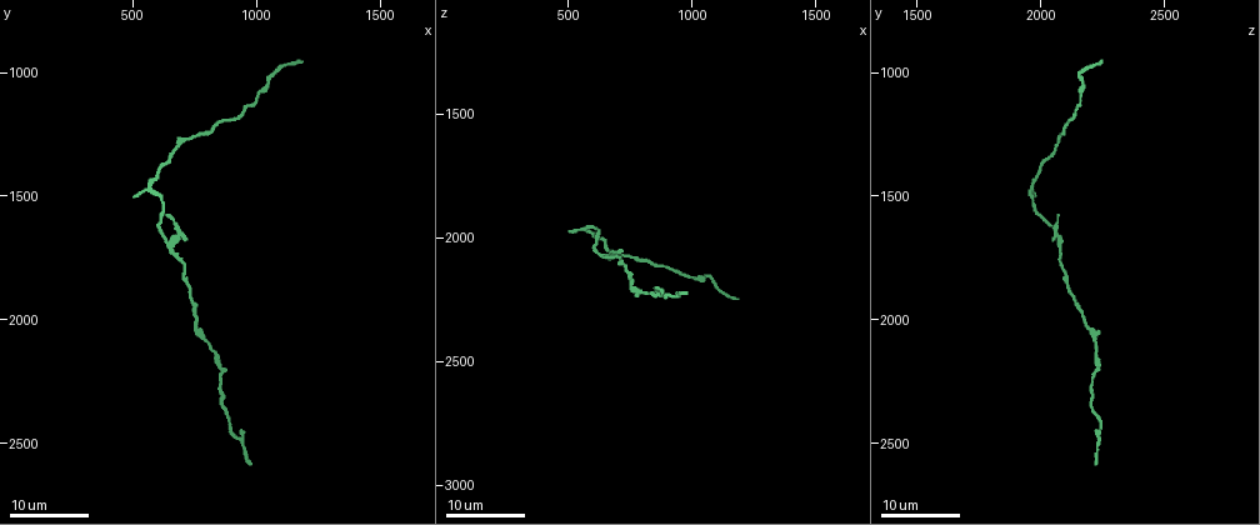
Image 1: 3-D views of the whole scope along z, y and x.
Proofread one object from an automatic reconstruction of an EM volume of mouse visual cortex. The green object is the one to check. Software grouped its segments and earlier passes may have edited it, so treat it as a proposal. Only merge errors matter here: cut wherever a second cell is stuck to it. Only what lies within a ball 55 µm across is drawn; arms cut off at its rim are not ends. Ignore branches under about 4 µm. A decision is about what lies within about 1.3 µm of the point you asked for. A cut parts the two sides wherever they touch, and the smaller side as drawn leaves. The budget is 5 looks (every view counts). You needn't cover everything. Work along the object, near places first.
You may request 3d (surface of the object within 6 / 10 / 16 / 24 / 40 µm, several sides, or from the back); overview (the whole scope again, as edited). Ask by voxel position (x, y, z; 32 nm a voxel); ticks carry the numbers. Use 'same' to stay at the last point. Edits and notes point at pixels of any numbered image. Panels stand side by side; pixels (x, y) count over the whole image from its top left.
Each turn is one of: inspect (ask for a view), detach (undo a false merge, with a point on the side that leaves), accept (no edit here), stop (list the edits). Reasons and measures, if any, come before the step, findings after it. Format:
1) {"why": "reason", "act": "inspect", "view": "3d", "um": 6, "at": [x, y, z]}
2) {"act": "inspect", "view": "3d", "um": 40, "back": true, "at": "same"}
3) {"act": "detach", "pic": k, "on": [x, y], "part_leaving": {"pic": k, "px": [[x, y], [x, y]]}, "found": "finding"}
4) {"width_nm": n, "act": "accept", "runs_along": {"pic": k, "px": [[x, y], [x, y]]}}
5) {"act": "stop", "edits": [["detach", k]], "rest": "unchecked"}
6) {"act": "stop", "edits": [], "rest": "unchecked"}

{"why": "sudden change in width", "act": "inspect", "view": "3d", "um": 16, "at": [1020, 1070, 2160]}

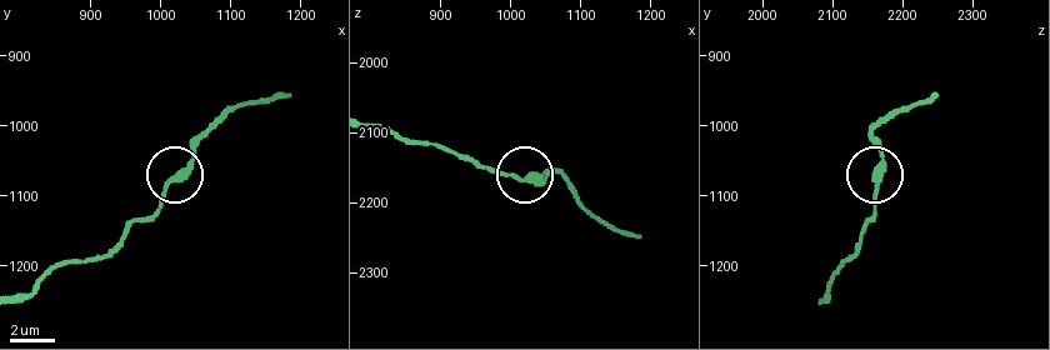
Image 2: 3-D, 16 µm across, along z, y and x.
{"act": "inspect", "view": "3d", "um": 6, "at": [1015, 1080, 2170]}

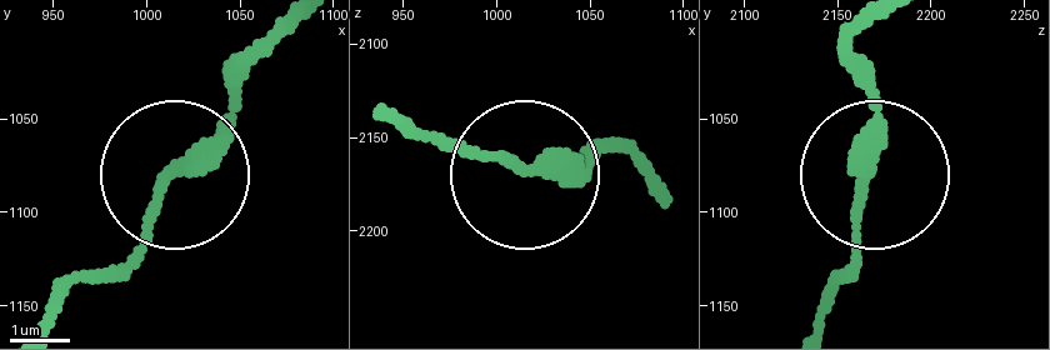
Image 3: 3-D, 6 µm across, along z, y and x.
{"act": "accept", "runs_along": {"pic": 3, "px": [[385, 118], [534, 168], [634, 153]]}, "found": "continuous, no second cell"}

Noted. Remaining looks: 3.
{"act": "inspect", "view": "3d", "um": 16, "at": [750, 1250, 2080]}

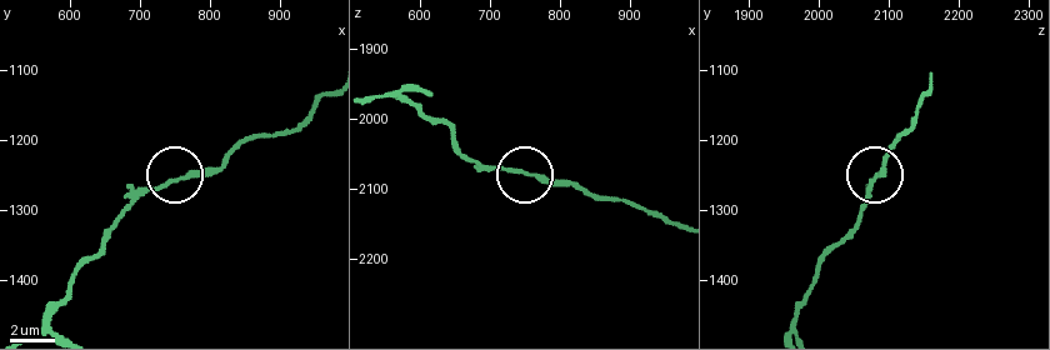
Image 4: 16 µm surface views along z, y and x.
{"act": "inspect", "view": "3d", "um": 10, "at": [760, 1255, 2080]}

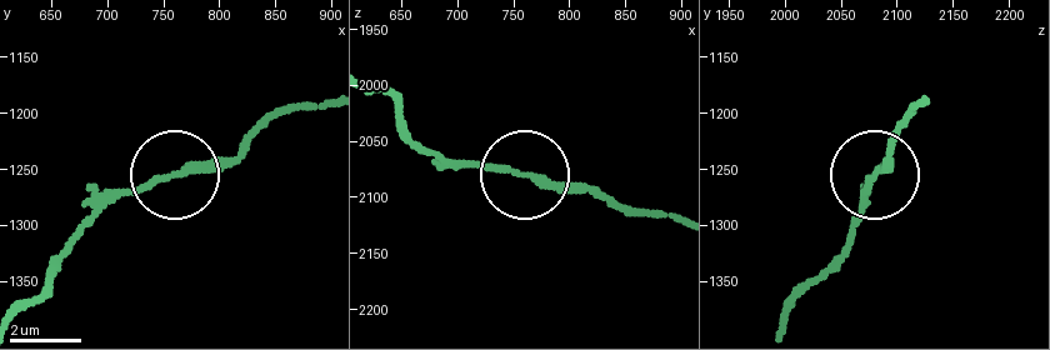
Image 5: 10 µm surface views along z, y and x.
{"width_nm": 200, "act": "accept", "runs_along": {"pic": 5, "px": [[780, 321], [849, 240], [864, 190], [890, 154]]}, "found": "continuous, no second cell"}

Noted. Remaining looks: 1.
{"act": "stop", "edits": [], "rest": "unchecked"}

